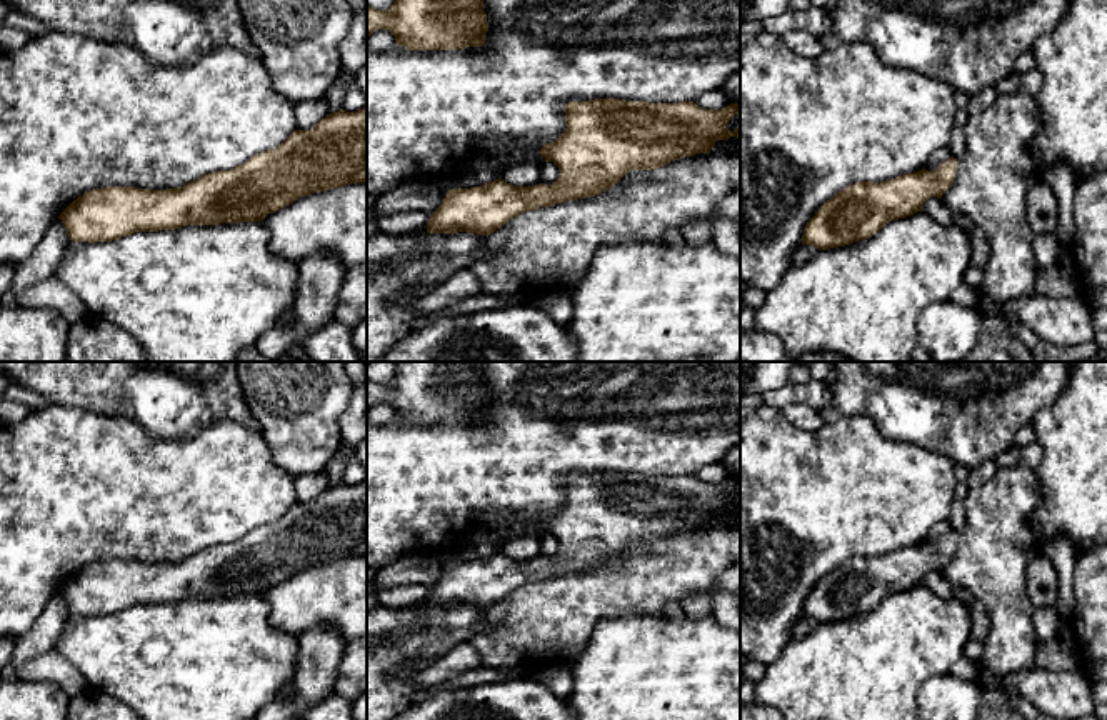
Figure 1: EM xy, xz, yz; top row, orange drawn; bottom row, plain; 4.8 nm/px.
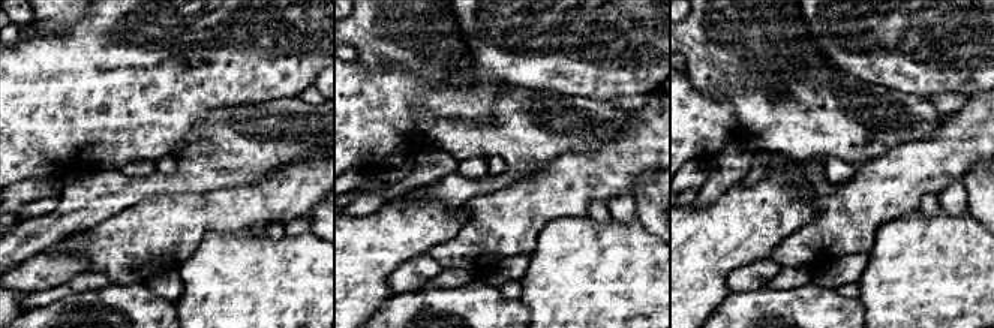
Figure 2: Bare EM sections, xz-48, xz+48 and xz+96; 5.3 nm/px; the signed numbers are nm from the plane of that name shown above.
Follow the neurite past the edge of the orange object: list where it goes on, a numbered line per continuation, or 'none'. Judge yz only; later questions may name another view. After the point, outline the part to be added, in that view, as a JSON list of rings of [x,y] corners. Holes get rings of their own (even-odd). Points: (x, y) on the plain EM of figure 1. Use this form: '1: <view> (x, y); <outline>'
none

